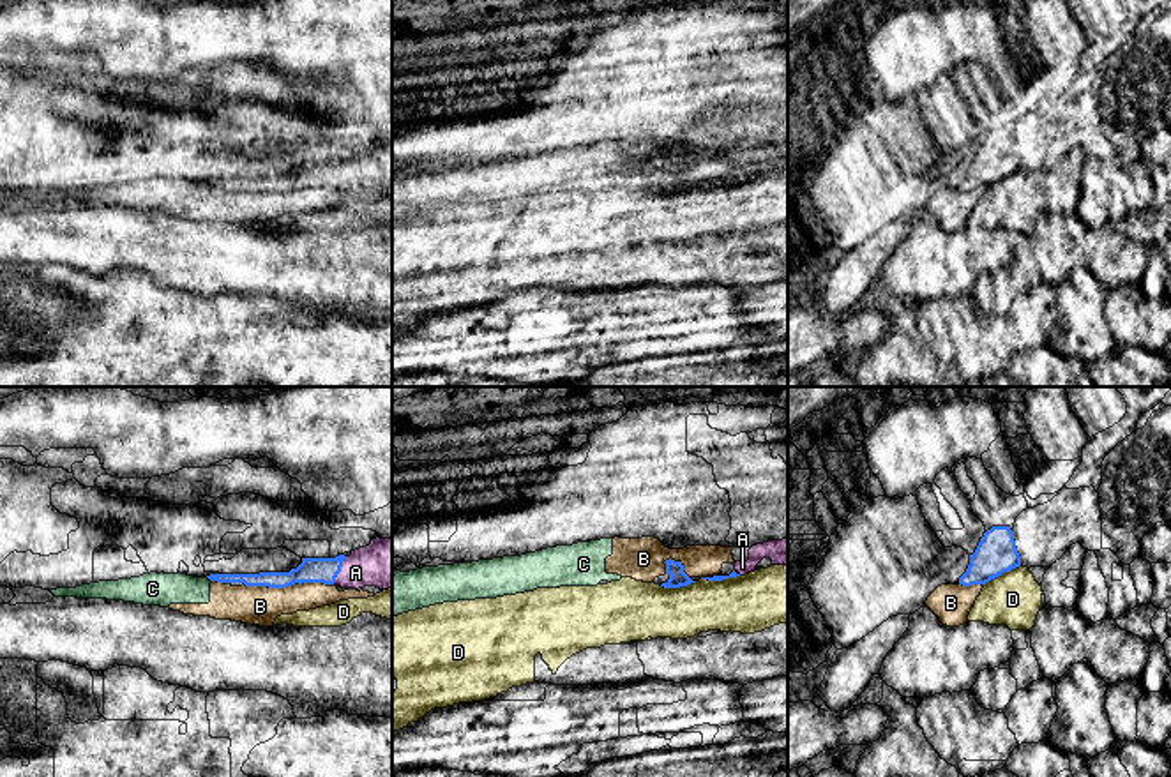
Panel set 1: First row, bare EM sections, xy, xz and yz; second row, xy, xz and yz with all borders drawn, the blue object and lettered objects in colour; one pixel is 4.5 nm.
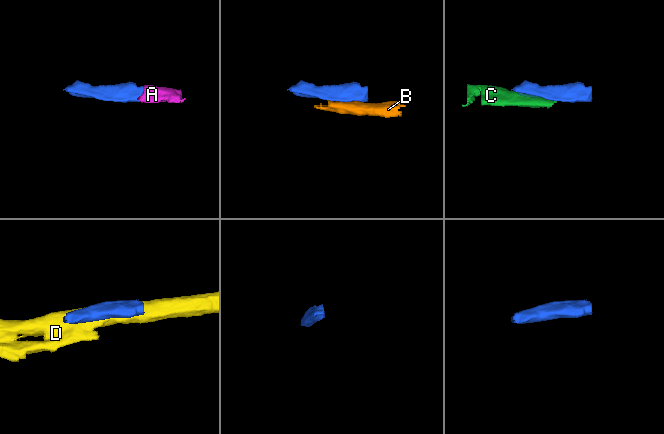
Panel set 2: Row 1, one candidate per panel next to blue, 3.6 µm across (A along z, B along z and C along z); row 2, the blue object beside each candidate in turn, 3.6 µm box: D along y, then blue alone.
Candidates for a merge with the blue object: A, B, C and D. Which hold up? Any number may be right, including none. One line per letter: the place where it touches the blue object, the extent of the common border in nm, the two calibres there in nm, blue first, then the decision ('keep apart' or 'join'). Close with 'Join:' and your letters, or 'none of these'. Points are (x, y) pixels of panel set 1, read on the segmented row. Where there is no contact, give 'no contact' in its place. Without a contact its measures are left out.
A: meets blue in xy at (339, 569); contact 130 nm long; 120 nm thick on the blue side, 220 nm on the other; join
B: meets blue in xy at (269, 587); contact 240 nm long; 110 nm thick on the blue side, 180 nm on the other; keep apart
C: meets blue in xy at (209, 578); contact 40 nm long; 60 nm thick on the blue side, 140 nm on the other; keep apart
D: meets blue in yz at (1000, 574); contact 200 nm long; 190 nm thick on the blue side, 240 nm on the other; keep apart
Join: A

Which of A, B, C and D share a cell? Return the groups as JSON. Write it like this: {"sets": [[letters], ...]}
{"sets": [["A"], ["B", "C"], ["D"]]}

